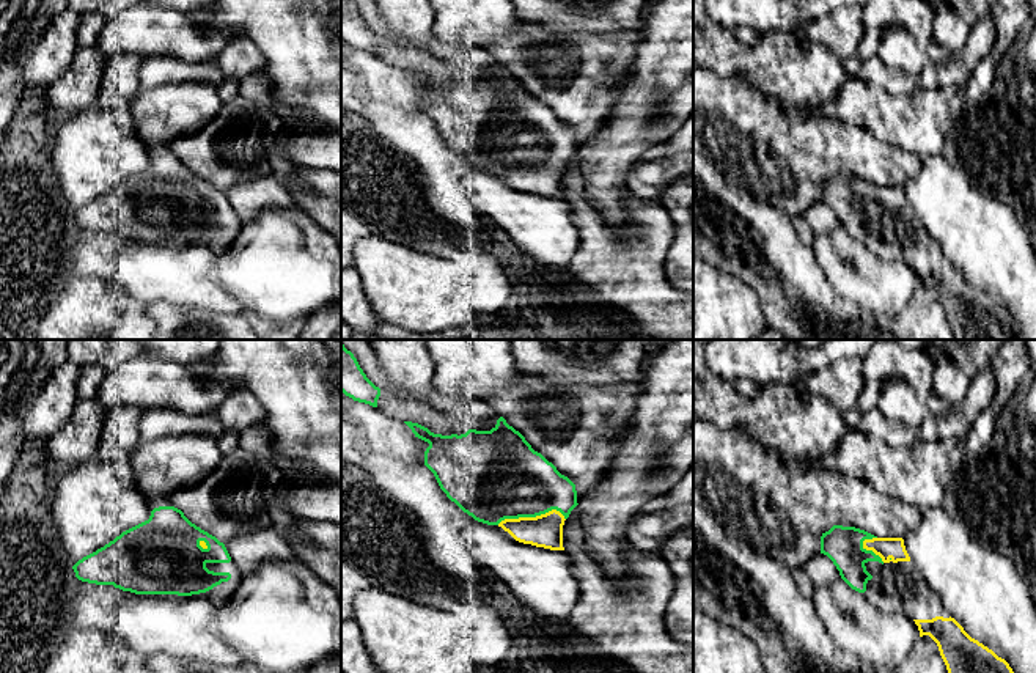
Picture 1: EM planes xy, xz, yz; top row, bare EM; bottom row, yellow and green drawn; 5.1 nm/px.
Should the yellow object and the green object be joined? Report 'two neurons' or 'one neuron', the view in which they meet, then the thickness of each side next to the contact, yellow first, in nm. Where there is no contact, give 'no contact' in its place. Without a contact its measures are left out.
one neuron | xz | 170/420 nm

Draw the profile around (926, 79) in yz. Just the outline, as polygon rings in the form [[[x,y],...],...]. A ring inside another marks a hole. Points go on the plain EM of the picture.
[[[990,14],[972,25],[965,44],[942,63],[929,61],[917,75],[918,90],[962,88],[983,57],[990,55],[997,30]]]

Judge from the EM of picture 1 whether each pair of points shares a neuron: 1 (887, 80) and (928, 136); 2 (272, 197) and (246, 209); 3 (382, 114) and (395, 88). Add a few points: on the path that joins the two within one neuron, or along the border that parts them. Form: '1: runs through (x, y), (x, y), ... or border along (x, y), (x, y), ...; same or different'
1: border along (862, 80), (890, 93), (917, 90); different
2: runs through (266, 197), (258, 197), (252, 203); same
3: border along (367, 101), (389, 102), (409, 112), (423, 112); different

